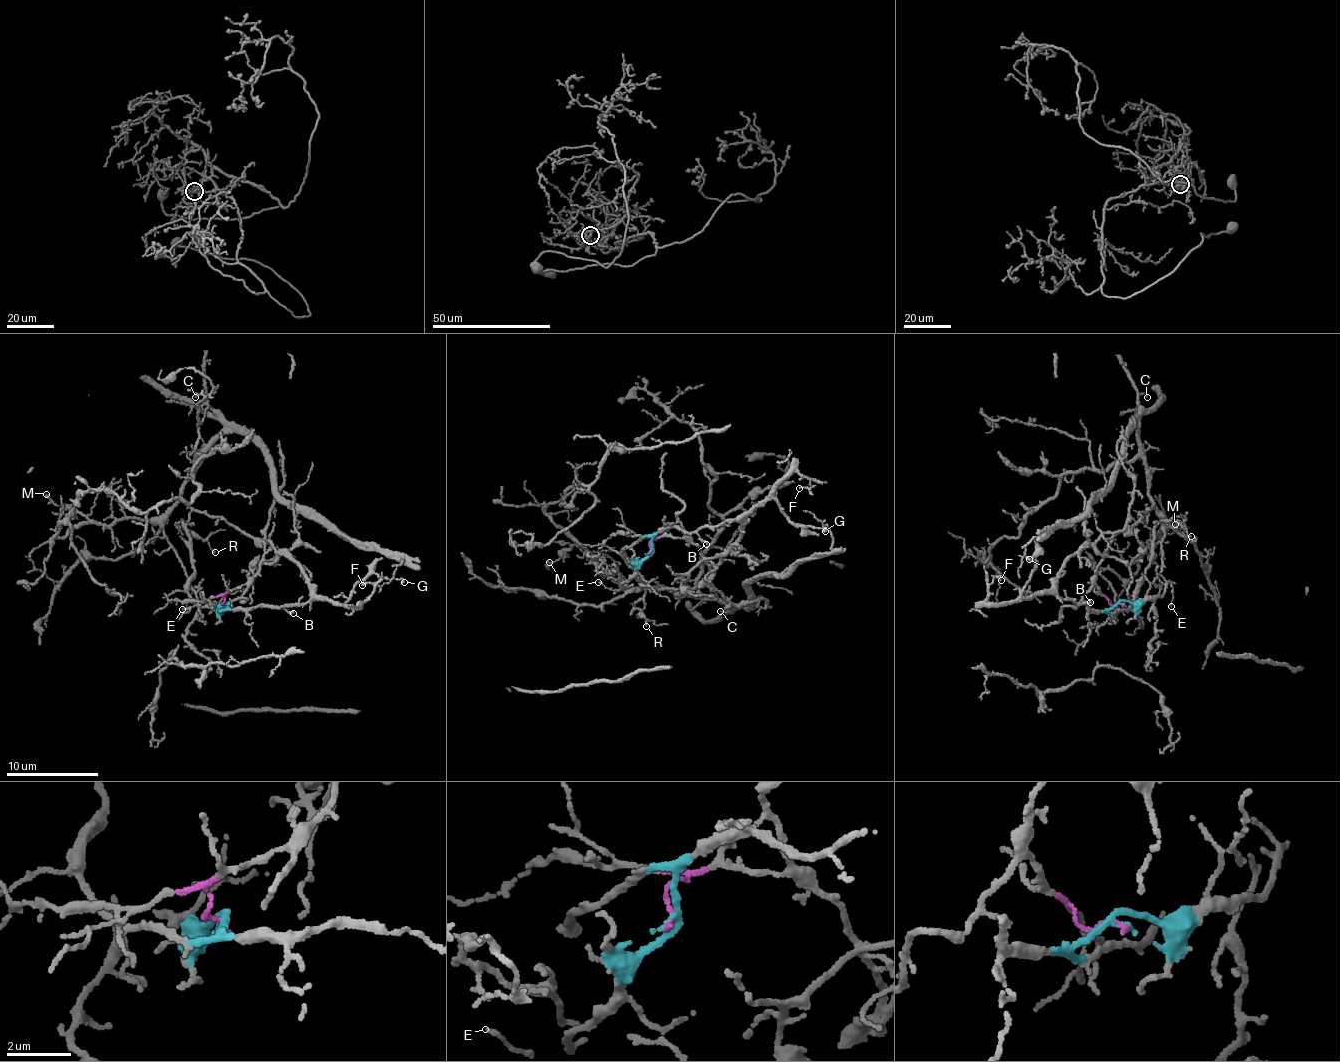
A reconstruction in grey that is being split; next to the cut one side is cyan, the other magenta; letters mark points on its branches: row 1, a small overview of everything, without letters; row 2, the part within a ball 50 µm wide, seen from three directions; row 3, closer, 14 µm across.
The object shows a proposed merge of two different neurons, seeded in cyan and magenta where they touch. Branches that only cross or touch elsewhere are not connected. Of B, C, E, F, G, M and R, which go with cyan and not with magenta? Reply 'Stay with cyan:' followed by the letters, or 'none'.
Stay with cyan: B, E, F, G, R

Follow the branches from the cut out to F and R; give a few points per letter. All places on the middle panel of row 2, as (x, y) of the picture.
F: (650, 552), (654, 536), (663, 529), (697, 531), (752, 512), (796, 472), (811, 484), (800, 489)
R: (650, 552), (648, 536), (622, 550), (636, 578), (648, 587), (638, 612), (639, 609), (646, 626)

